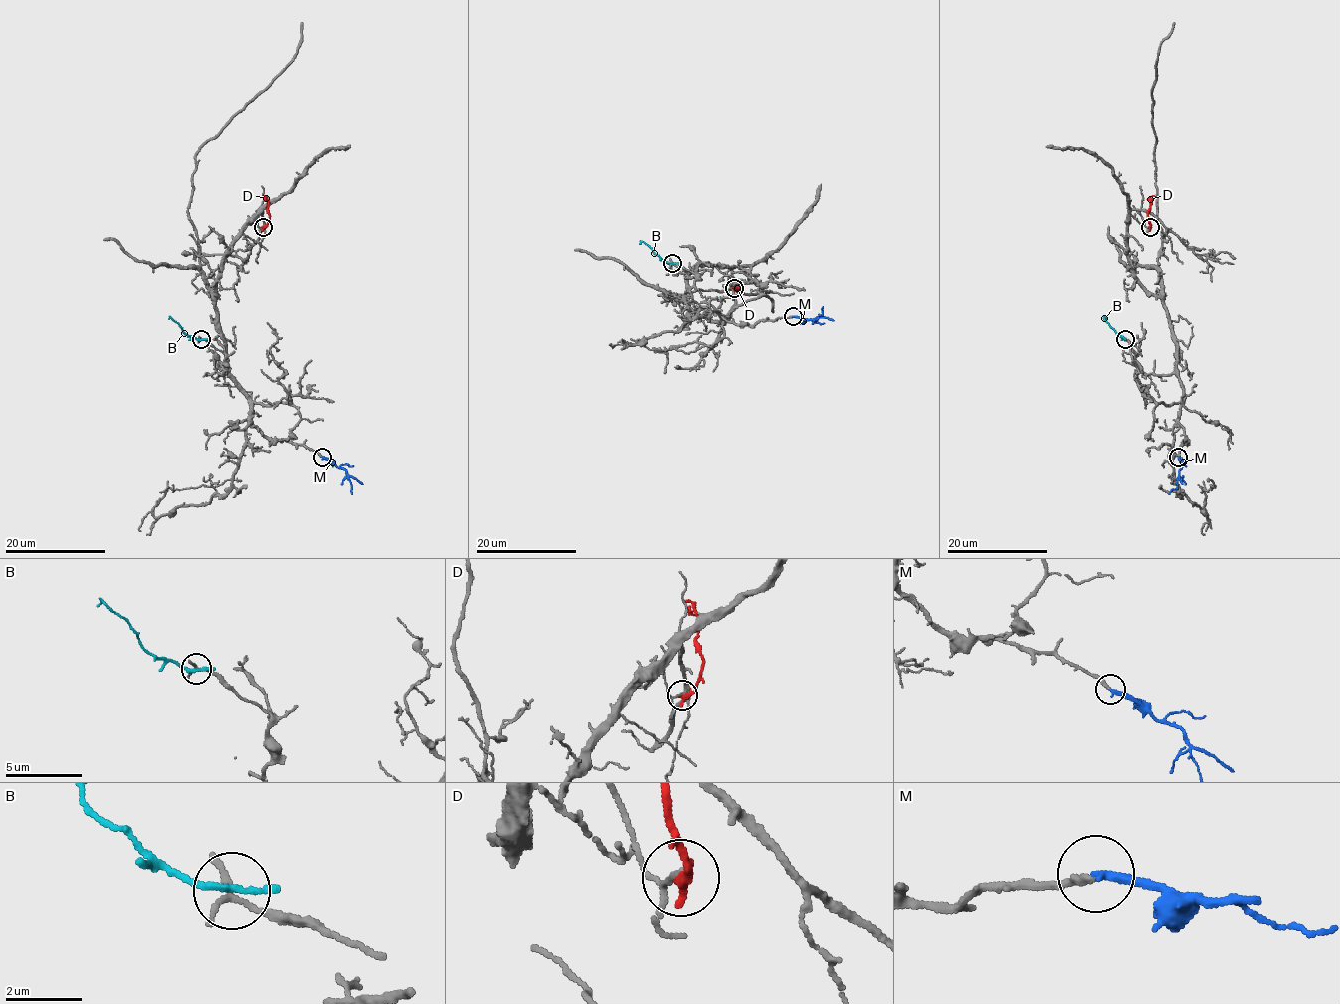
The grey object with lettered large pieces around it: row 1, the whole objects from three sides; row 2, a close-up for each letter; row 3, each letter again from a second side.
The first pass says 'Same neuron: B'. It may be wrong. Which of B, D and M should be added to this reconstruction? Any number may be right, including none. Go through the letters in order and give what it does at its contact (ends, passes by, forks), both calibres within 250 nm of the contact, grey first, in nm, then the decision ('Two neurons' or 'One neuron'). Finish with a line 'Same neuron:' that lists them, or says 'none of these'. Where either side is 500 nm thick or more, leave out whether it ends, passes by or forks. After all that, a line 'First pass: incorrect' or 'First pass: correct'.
B: It ends there. Thickness 240 nm (grey) against 260 nm. Two neurons
D: It ends there. Thickness 80 nm (grey) against 320 nm. Two neurons
M: It ends there. Thickness 200 nm (grey) against 240 nm. One neuron
Same neuron: M
First pass: incorrect

